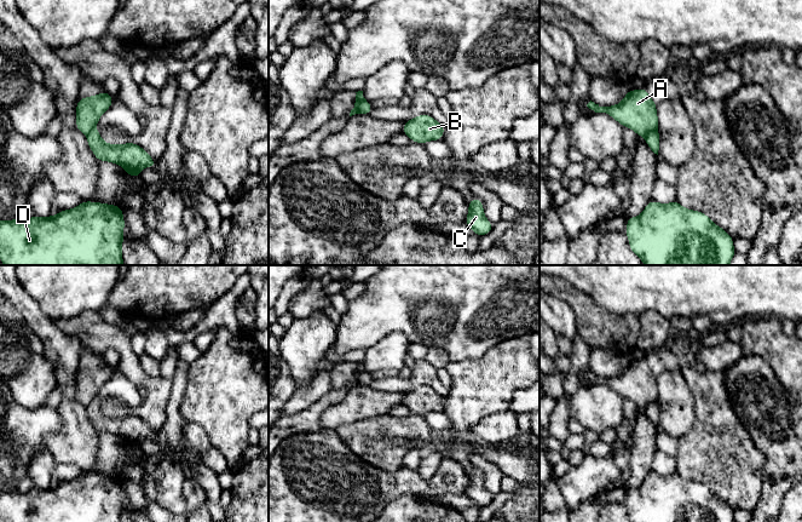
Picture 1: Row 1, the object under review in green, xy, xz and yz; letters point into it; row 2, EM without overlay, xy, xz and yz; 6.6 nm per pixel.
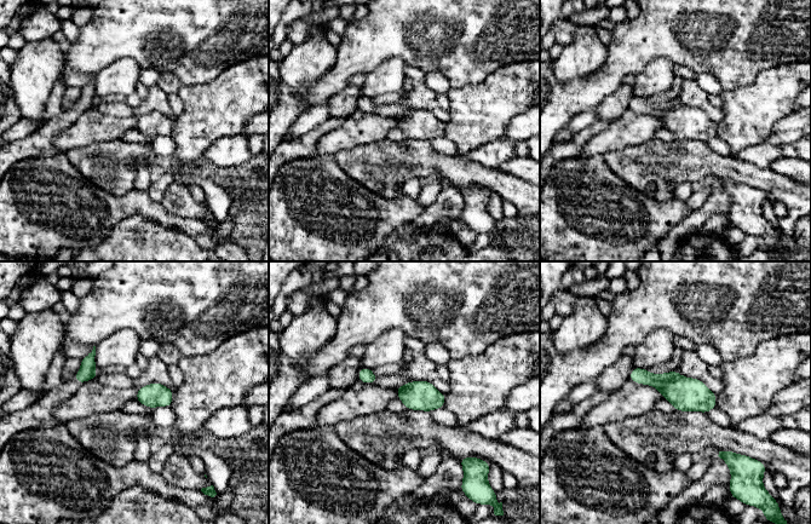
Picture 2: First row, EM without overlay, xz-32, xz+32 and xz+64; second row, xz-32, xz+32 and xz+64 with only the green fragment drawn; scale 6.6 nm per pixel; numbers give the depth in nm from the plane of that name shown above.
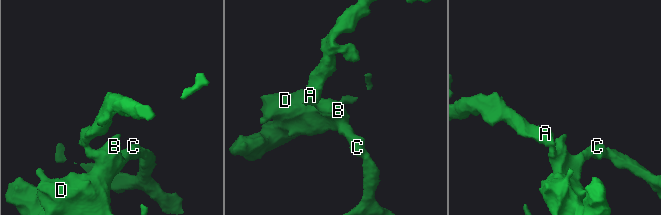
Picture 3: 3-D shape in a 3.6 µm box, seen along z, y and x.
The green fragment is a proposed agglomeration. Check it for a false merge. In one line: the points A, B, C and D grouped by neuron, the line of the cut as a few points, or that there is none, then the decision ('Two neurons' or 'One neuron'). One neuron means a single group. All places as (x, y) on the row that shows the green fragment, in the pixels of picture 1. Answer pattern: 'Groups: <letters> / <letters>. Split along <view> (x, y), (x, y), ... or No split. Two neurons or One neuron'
Groups: A / B C D. Split along xz (364, 99), (357, 112). Two neurons

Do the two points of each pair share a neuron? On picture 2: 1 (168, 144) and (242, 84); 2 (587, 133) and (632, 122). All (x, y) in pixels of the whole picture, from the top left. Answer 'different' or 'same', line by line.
1: different
2: different

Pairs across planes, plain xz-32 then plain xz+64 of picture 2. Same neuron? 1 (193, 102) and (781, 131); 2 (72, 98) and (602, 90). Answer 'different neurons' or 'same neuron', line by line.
1: different neurons
2: different neurons

